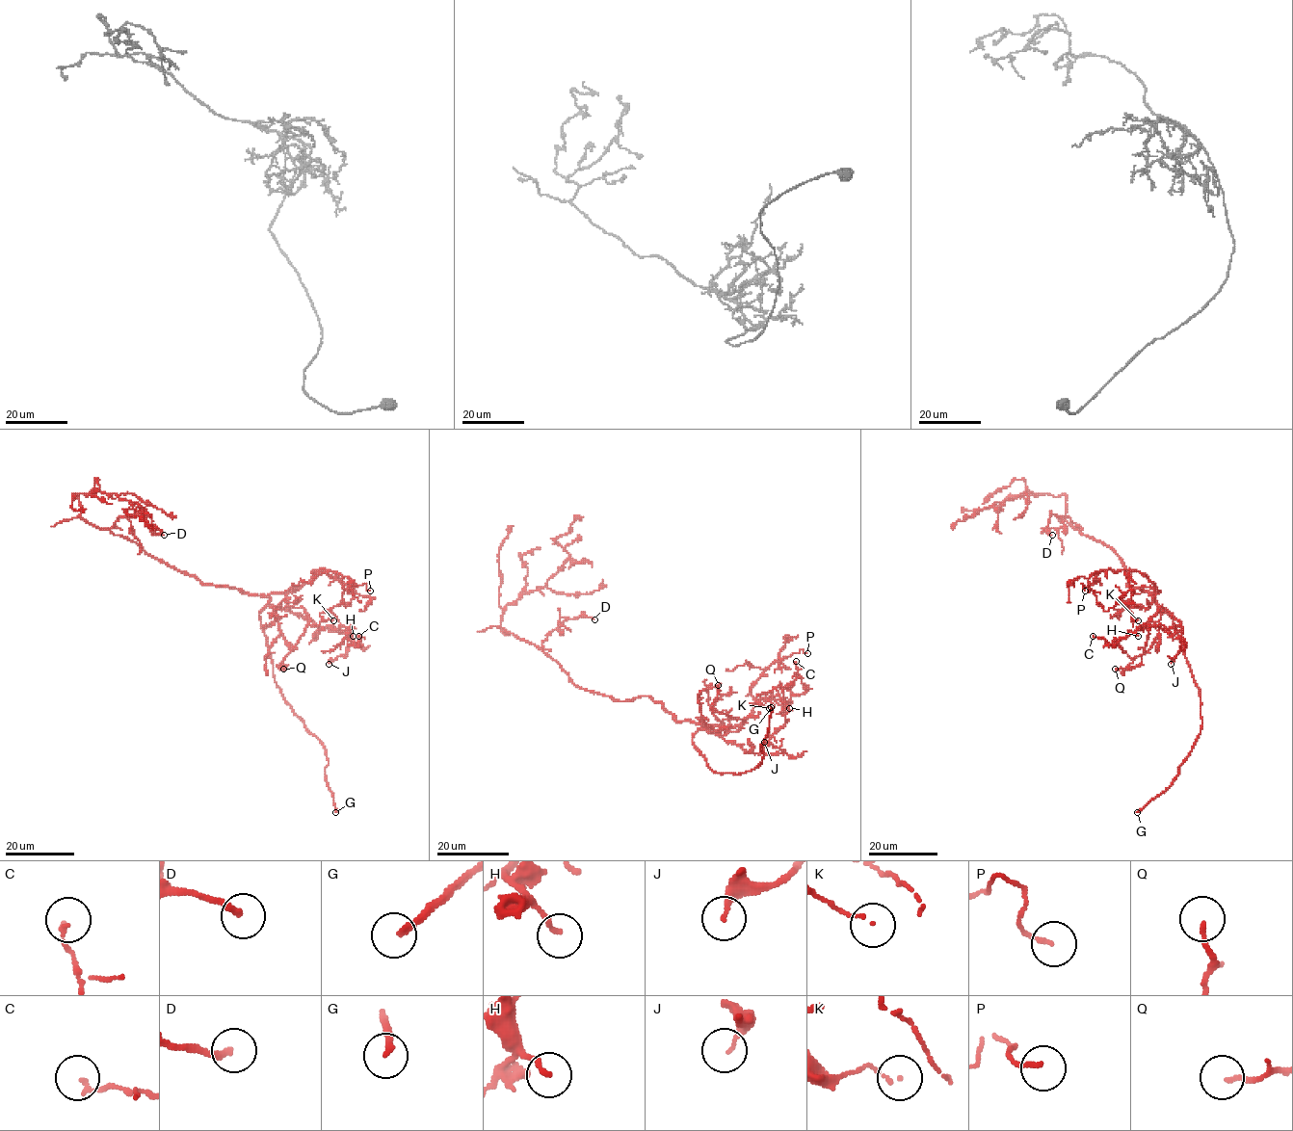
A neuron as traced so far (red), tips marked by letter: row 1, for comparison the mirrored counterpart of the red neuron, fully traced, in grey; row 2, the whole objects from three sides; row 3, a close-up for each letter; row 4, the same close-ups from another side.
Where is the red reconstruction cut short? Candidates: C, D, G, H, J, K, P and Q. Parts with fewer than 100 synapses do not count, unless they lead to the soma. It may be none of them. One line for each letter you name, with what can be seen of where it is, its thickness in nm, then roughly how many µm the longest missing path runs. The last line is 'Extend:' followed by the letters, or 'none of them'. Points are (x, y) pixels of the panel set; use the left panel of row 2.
G: at (335, 812); 200 nm thick; about 60 µm are missing
Extend: G

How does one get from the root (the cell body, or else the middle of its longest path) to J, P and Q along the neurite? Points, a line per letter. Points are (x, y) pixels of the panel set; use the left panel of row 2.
J: (199, 581), (266, 595), (270, 605), (286, 607), (319, 627), (343, 631), (349, 637), (348, 651), (329, 664)
P: (199, 581), (268, 595), (295, 591), (316, 570), (327, 569), (342, 576), (345, 589), (365, 583), (370, 591)
Q: (199, 581), (266, 595), (269, 604), (274, 607), (303, 609), (307, 619), (305, 631), (278, 665), (283, 669)

